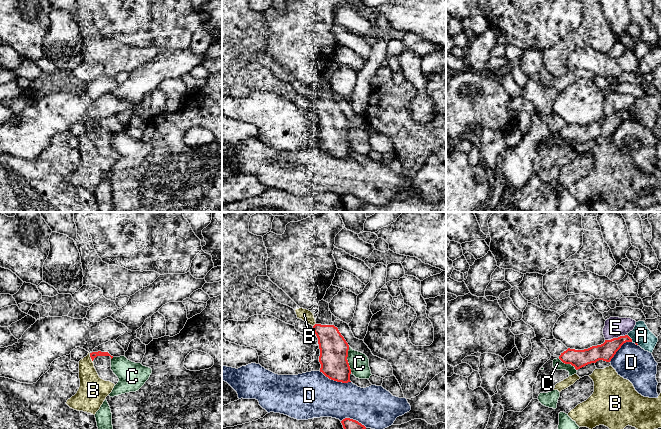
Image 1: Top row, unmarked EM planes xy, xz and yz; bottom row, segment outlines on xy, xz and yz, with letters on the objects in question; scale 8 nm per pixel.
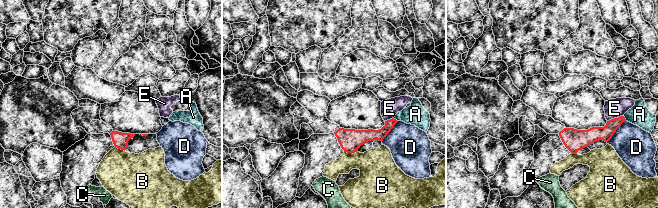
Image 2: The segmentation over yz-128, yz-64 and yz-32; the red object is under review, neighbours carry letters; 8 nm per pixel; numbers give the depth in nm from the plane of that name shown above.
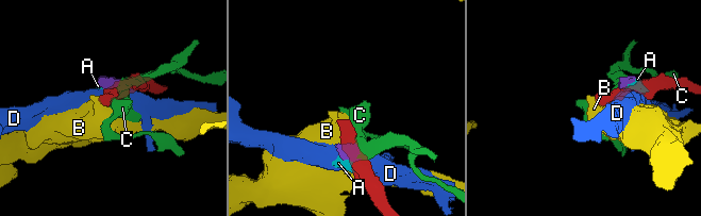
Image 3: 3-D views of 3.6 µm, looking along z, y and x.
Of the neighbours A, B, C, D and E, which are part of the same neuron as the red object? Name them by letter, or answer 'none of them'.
none of them

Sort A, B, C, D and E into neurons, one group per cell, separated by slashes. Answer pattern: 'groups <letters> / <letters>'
groups A / B / C E / D

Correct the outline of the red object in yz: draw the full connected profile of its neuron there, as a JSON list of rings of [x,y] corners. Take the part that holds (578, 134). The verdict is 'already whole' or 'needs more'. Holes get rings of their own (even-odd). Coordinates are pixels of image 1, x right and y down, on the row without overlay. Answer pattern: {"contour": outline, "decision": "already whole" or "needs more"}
{"contour": [[[620,112],[611,116],[605,116],[601,121],[592,122],[584,126],[575,126],[568,124],[561,129],[559,135],[565,140],[571,140],[576,146],[599,136],[610,138],[616,128],[626,118],[632,118],[628,112]]], "decision": "already whole"}

